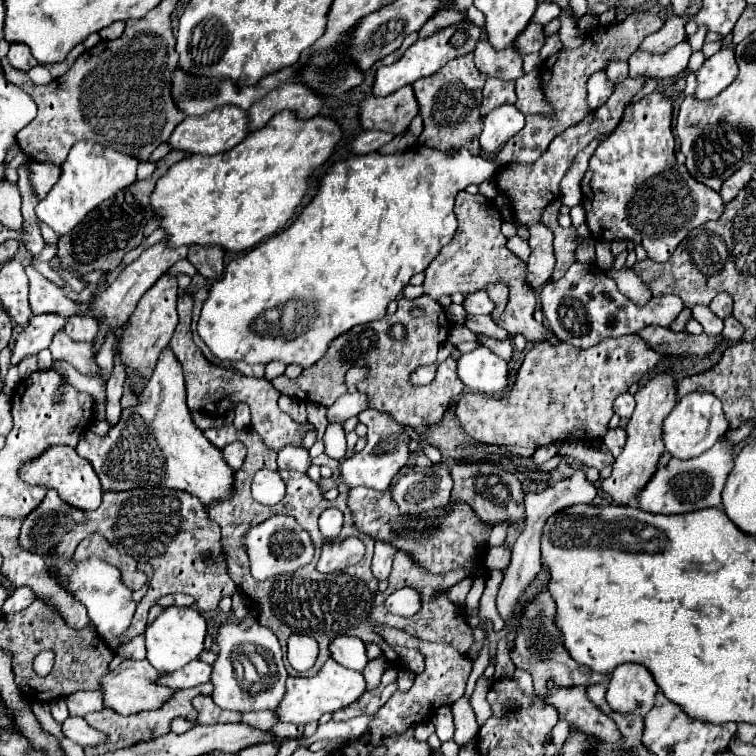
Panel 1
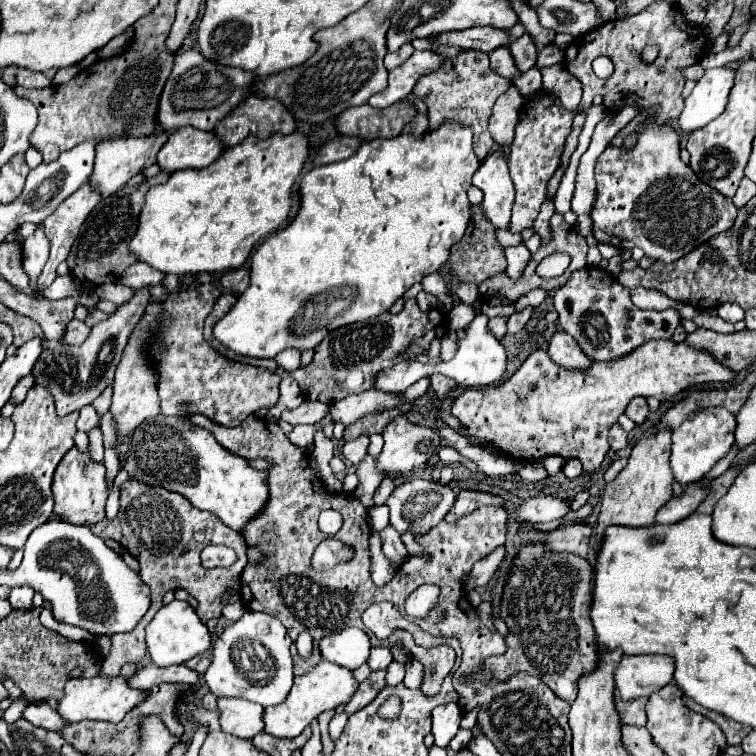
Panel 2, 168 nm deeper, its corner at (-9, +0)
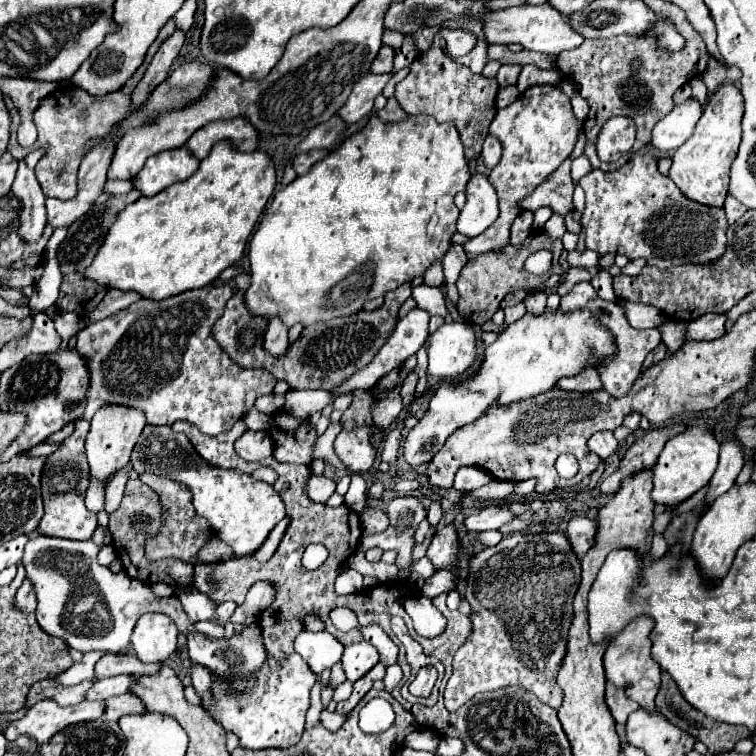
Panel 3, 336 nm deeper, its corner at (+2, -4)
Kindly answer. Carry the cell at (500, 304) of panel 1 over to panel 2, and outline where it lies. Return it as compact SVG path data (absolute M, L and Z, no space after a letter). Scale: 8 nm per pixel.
M521 242L519 246L509 246L505 248L505 258L507 258L507 274L511 278L519 278L523 274L523 268L527 266L531 252L527 250L527 246Z

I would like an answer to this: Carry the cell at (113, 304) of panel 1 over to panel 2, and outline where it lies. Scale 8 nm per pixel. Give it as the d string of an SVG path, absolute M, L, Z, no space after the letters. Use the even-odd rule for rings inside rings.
M149 288L135 290L135 296L117 308L115 314L107 318L107 322L95 324L87 336L87 340L79 346L65 346L59 342L49 342L49 348L41 352L39 360L35 362L31 376L35 378L35 384L45 386L51 396L55 398L55 408L59 416L67 416L75 410L81 410L89 404L93 404L95 398L103 394L103 390L111 384L115 368L121 360L121 354L127 346L127 340L145 314L149 300ZM77 364L79 364L79 374L77 374Z

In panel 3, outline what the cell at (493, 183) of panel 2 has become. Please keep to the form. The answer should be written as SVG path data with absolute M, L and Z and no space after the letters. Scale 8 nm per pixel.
M473 158L469 163L470 180L466 184L466 206L460 210L458 218L458 232L468 238L482 234L490 224L494 224L500 212L496 188L492 188L492 182L486 174L476 170L478 158Z

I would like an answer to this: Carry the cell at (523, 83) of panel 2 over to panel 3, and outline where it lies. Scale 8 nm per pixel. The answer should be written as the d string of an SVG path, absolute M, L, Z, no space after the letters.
M508 86L508 88L502 88L498 92L498 98L496 98L496 106L498 108L506 108L508 104L512 104L516 98L518 98L518 88L516 86Z

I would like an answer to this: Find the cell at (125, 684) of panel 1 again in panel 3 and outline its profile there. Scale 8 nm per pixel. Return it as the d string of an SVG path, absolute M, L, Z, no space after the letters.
M40 700L40 704L34 704L24 718L4 728L4 736L6 740L12 742L20 734L32 734L38 744L44 744L66 726L96 720L102 714L104 714L104 702L84 700L76 706L60 706L52 704L52 700Z

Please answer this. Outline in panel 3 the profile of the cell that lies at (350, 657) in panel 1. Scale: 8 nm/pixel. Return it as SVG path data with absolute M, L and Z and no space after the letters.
M300 632L294 640L294 650L304 658L304 662L316 672L322 674L330 670L340 656L344 654L344 644L330 632Z

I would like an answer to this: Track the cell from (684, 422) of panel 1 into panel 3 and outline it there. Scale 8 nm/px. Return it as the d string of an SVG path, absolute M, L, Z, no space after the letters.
M690 426L686 432L670 438L654 464L654 490L652 500L658 504L674 506L706 486L718 466L718 440L708 426Z

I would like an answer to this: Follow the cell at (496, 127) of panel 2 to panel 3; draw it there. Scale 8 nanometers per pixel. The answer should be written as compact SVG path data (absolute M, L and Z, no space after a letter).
M486 136L484 148L482 148L482 154L480 154L480 158L484 160L484 164L488 168L494 168L498 164L500 156L502 156L502 144L494 136Z

